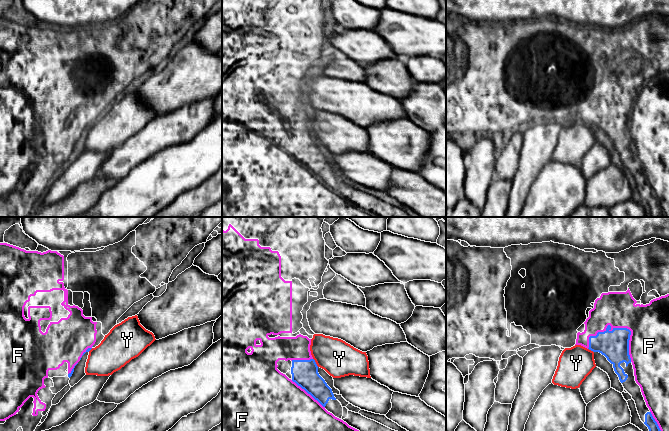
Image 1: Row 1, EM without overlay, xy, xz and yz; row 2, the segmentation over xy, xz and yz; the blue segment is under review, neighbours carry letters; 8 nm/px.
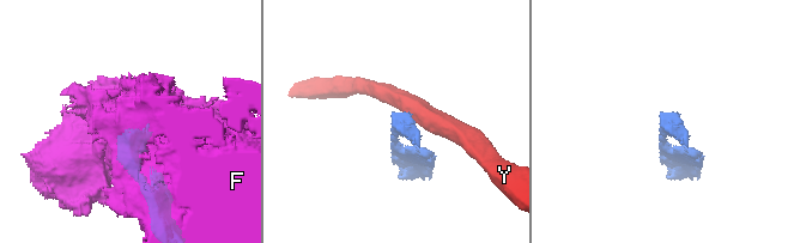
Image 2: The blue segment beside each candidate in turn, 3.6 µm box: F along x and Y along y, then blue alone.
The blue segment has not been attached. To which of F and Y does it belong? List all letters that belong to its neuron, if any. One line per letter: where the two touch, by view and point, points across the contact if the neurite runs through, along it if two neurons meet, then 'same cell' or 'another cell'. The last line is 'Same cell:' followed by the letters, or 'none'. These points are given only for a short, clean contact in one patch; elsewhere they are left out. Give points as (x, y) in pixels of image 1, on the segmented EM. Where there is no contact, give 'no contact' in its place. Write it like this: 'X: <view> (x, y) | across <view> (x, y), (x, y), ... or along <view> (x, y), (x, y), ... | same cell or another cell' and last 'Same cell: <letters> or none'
F: yz (624, 328) | same cell
Y: xz (315, 362) | along xz (313, 358), (318, 366) | another cell
Same cell: F

